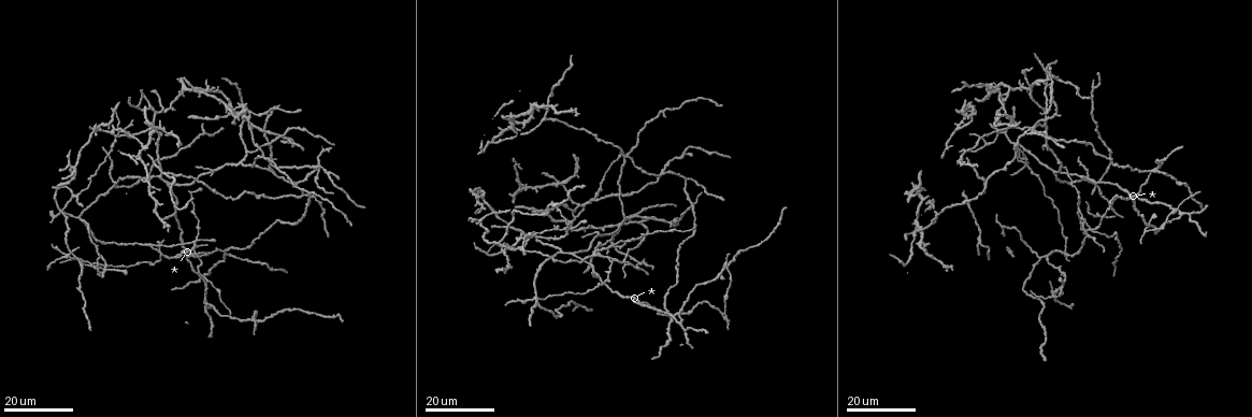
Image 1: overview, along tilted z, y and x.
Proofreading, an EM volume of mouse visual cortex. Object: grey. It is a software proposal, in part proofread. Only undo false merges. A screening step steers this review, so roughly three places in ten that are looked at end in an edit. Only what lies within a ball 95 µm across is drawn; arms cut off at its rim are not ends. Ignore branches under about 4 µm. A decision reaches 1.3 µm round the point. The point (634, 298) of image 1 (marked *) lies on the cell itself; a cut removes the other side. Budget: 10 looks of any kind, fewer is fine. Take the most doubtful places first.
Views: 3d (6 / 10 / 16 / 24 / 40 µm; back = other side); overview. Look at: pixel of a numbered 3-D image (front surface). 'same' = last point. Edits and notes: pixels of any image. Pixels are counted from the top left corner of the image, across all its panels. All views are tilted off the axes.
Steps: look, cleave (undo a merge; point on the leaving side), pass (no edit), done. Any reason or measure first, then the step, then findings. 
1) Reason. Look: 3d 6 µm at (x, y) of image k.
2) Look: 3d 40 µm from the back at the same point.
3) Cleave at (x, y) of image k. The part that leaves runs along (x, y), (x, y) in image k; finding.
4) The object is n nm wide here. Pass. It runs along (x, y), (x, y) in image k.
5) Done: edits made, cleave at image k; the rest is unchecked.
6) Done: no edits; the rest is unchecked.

Looks like a crossing. Look: 3d 24 µm at (723, 266) of image 1.

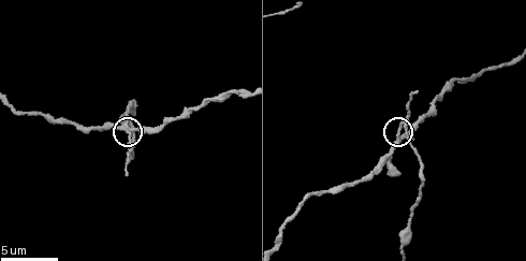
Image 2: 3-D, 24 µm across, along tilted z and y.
Look: 3d 10 µm at (129, 129) of image 2.

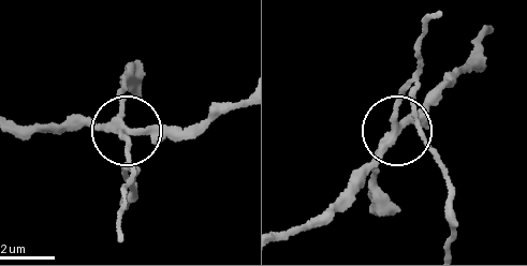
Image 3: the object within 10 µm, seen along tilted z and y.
The object is 240 nm wide here. Cleave at (130, 143) of image 3. A second cell is stuck on.

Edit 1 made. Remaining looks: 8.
Look: overview.

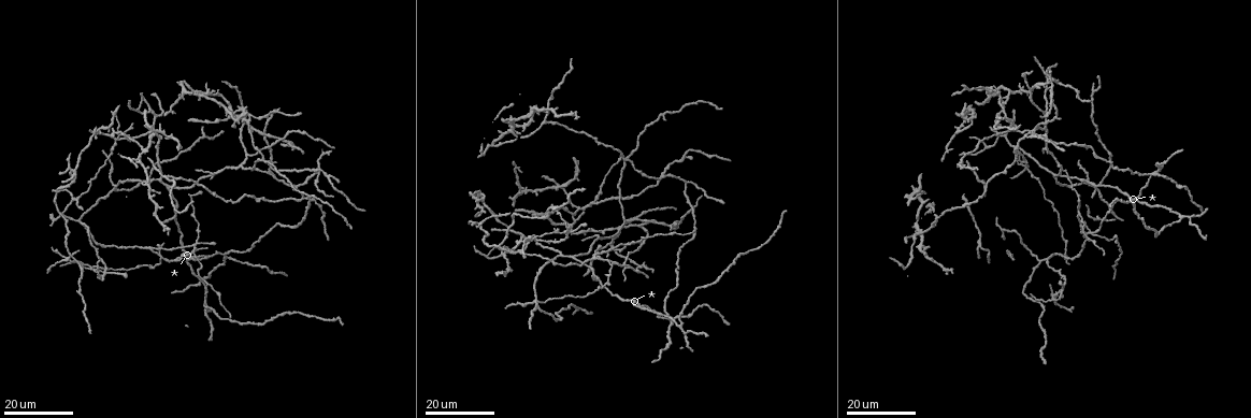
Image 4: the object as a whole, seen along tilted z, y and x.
Four-way junction. Look: 3d 24 µm at (1062, 290) of image 4.

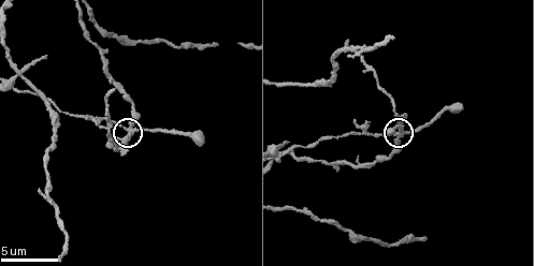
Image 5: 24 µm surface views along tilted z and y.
Look: 3d 6 µm at (397, 134) of image 5.

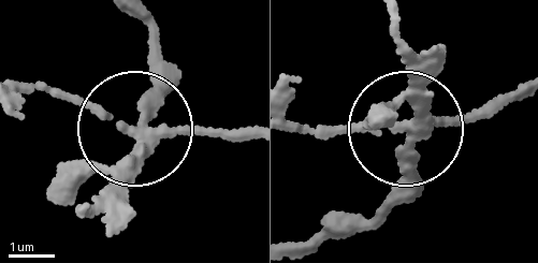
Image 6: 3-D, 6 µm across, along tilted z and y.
The object is 260 nm wide here. Cleave at (95, 104) of image 6. The part that leaves runs along (143, 135), (24, 87) in image 6; two cells meet here.

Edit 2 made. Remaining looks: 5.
Look: overview.

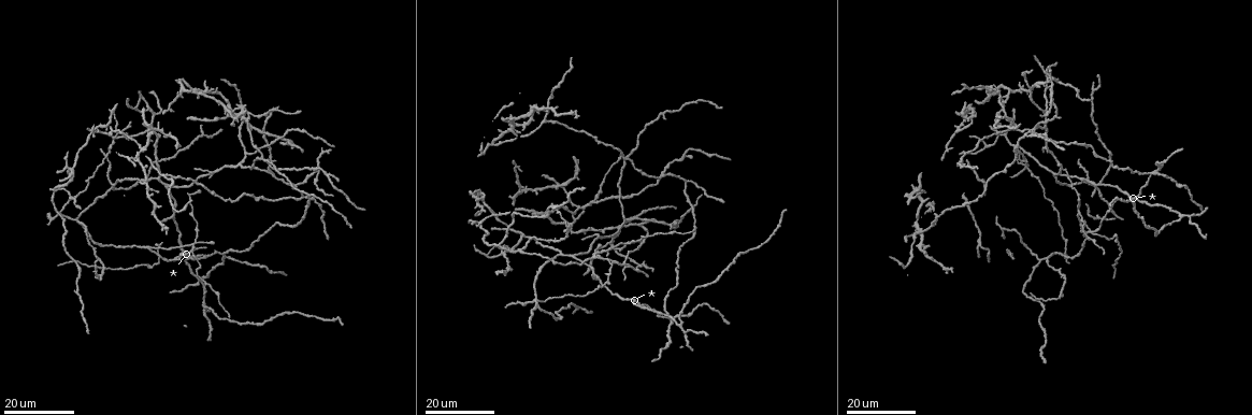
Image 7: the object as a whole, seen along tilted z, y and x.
Three-way junction. Look: 3d 16 µm at (522, 250) of image 7.

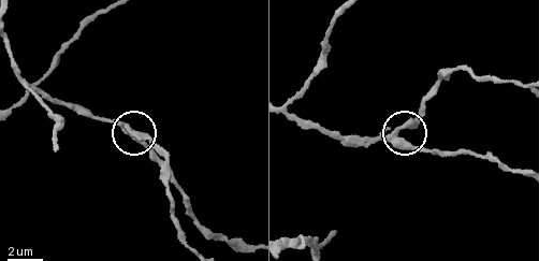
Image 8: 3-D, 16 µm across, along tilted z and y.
Zoom in. Look: 3d 6 µm at (400, 128) of image 8.

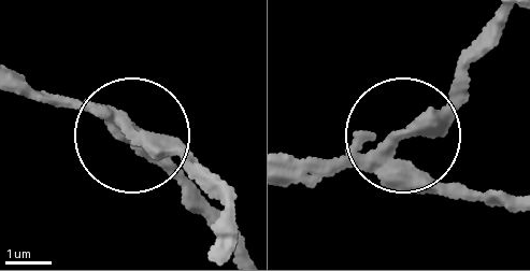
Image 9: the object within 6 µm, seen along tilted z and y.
3 arms meet here. Pass. Continuous, no second cell.

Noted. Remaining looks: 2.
Looks like a crossing. Look: 3d 24 µm at (972, 117) of image 7.

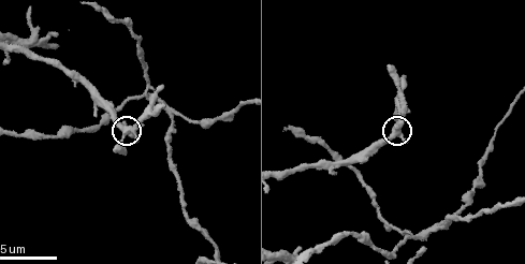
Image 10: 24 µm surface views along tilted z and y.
Look: 3d 10 µm at (130, 129) of image 10.

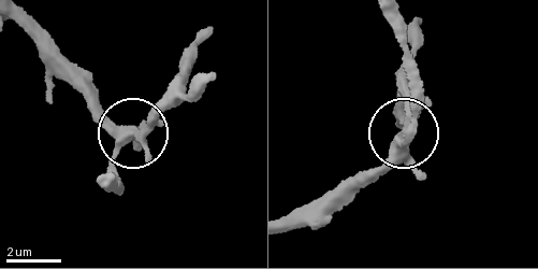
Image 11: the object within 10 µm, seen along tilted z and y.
The side arm is 7 µm long. Pass. One cell here.

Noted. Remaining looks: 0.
Done: edits made, cleave at image 3, cleave at image 6; the rest is unchecked.

